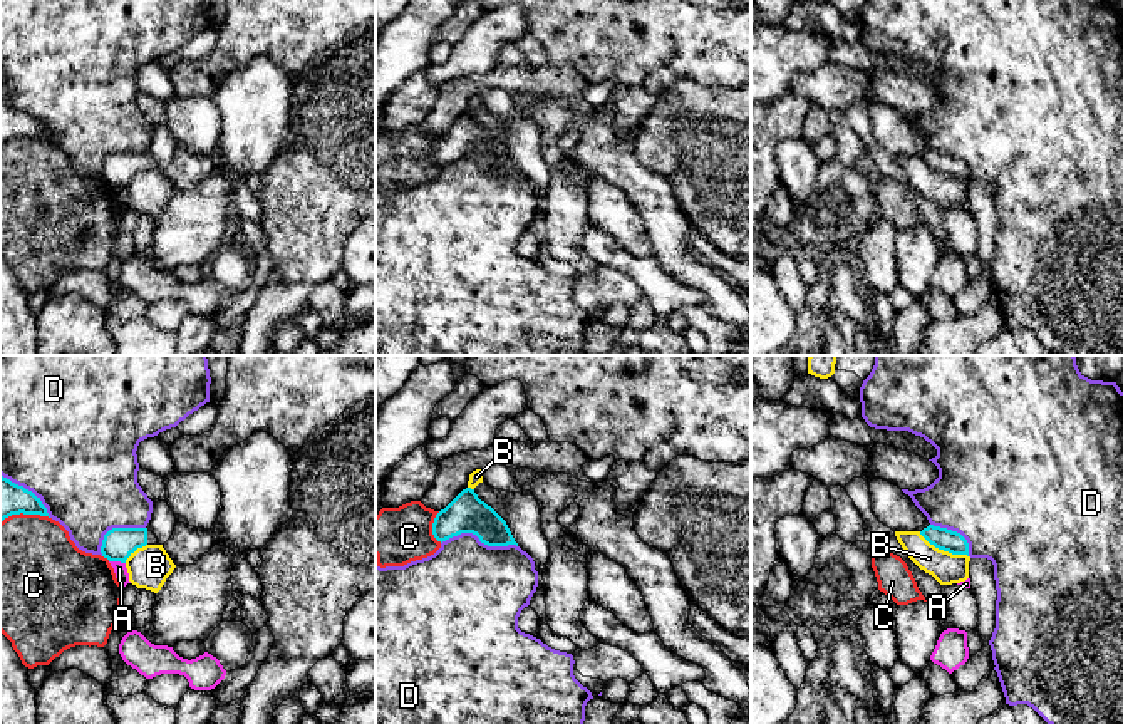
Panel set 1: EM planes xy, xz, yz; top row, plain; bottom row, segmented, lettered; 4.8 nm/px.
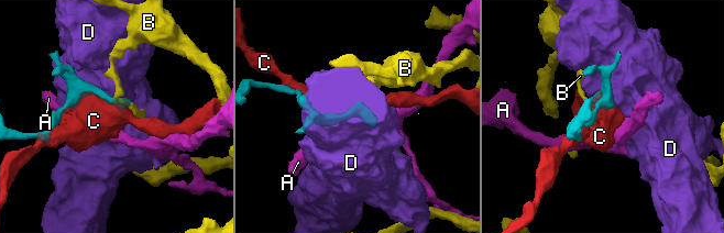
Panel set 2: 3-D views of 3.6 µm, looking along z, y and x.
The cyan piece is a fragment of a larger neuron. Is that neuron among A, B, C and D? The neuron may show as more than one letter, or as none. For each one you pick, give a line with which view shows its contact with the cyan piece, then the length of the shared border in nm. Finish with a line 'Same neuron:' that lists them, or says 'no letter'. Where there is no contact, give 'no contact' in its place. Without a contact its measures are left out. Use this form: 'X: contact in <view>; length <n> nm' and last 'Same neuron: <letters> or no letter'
Same neuron: no letter

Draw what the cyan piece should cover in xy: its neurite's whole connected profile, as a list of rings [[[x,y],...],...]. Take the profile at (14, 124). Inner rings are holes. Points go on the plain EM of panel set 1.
[[[0,99],[0,147],[20,137],[49,141],[40,122]]]

